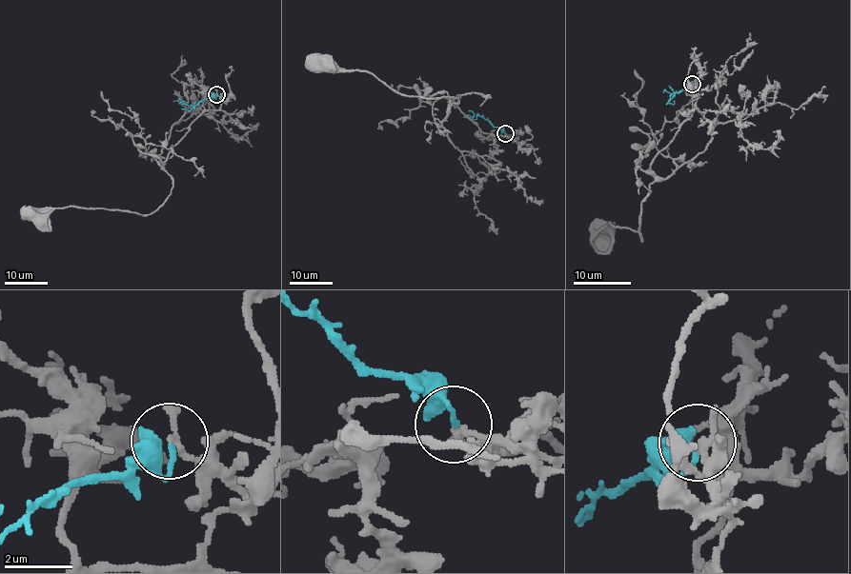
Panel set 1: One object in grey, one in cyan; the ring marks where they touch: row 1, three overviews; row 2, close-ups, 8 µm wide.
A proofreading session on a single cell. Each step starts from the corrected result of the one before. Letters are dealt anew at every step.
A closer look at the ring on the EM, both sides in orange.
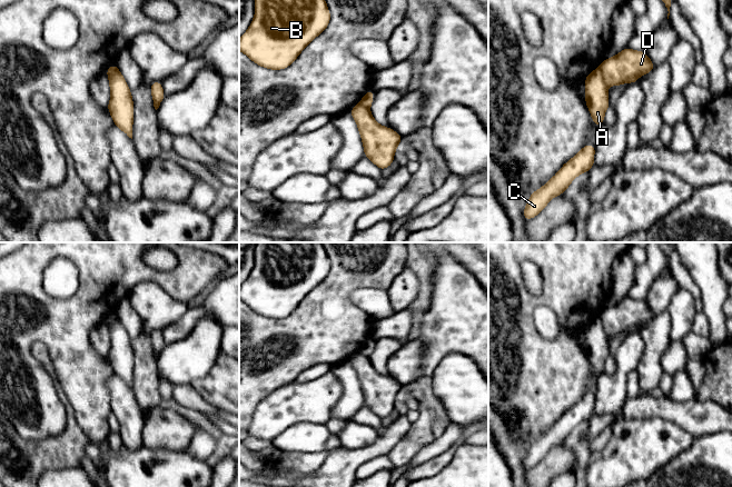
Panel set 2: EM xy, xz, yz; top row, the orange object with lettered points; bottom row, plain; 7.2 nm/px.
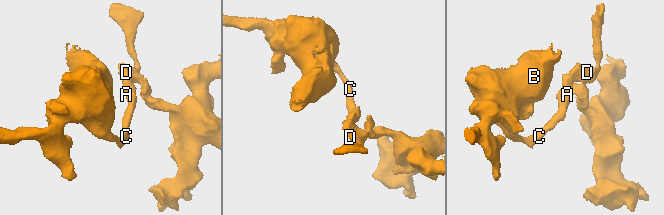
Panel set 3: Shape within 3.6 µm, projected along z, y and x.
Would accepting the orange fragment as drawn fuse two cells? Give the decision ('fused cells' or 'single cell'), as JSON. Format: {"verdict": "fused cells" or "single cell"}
{"verdict": "fused cells"}

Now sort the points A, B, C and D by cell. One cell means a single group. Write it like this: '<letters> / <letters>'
A B C / D

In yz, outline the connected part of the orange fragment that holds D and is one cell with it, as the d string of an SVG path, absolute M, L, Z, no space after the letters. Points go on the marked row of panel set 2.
M629 47L603 60L600 66L605 85L612 87L630 81L635 85L642 74L650 74L654 68L654 63L644 51L635 51Z

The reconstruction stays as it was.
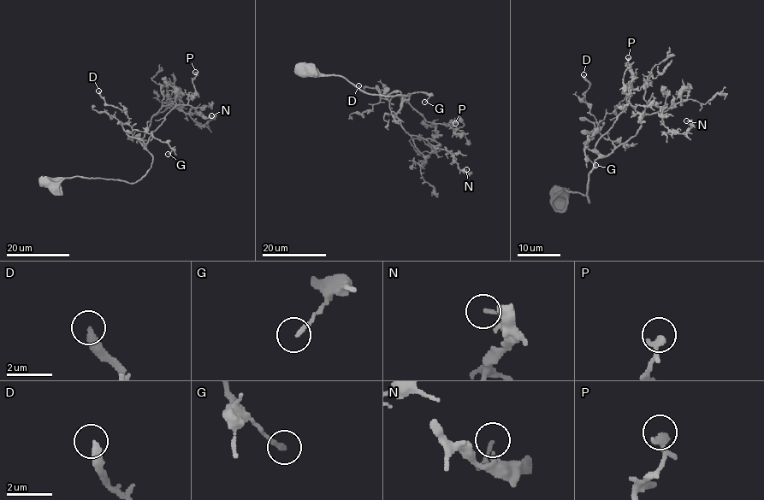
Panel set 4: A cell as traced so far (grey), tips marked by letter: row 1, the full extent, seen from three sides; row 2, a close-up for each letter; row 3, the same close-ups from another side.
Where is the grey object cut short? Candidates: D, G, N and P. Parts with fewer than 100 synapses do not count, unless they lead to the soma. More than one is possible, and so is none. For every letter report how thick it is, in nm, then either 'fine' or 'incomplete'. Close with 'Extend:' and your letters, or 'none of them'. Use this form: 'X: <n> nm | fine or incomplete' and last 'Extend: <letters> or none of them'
D: 320 nm | fine
G: 200 nm | fine
N: 90 nm | fine
P: 180 nm | fine
Extend: none of them

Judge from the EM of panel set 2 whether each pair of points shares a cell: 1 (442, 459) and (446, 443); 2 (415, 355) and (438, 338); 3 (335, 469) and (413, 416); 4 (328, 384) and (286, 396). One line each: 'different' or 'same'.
1: different
2: different
3: different
4: same

